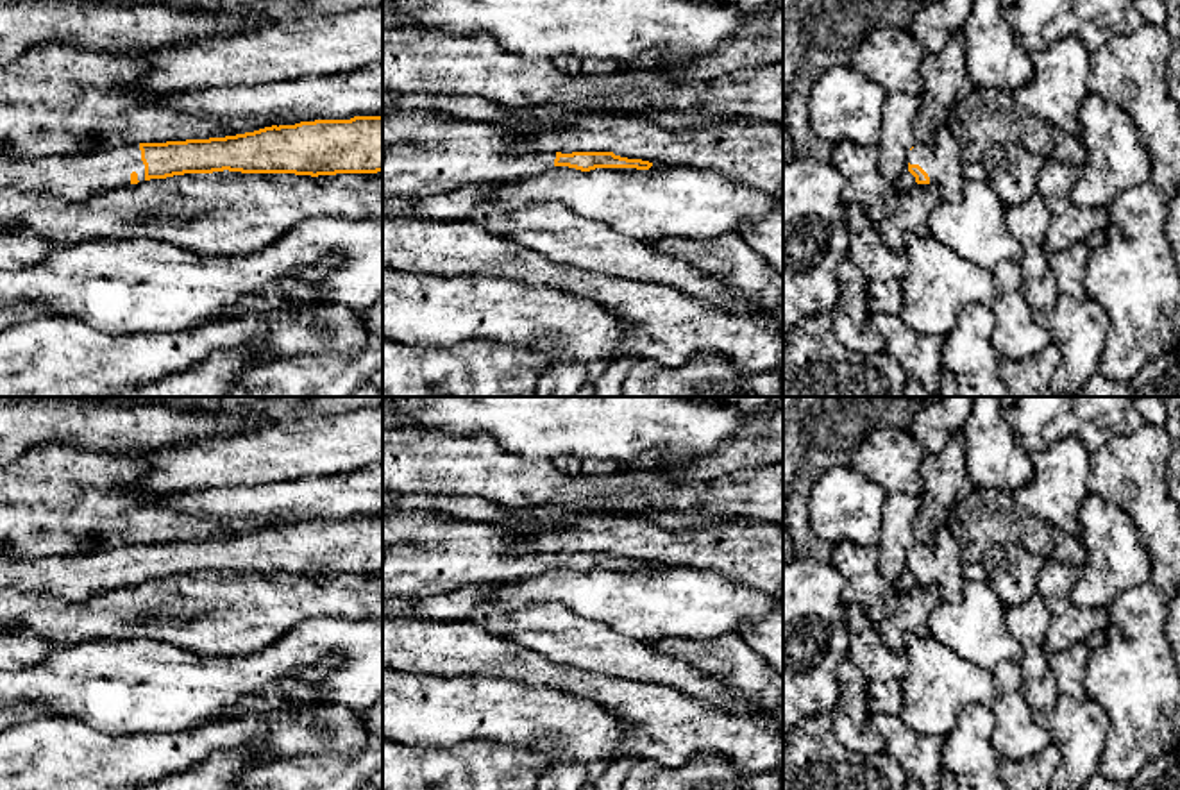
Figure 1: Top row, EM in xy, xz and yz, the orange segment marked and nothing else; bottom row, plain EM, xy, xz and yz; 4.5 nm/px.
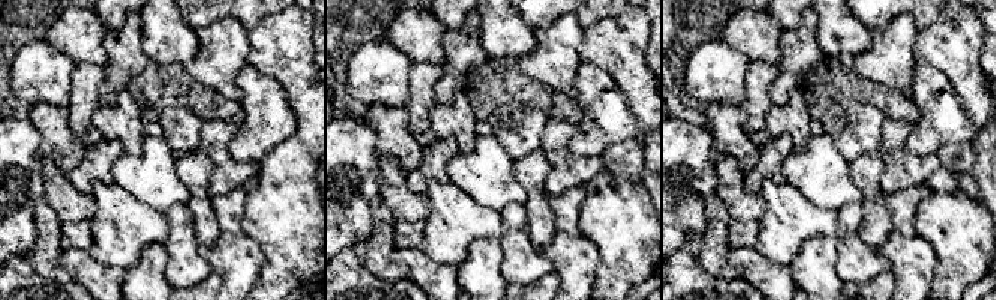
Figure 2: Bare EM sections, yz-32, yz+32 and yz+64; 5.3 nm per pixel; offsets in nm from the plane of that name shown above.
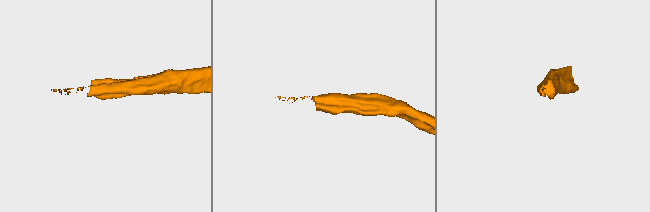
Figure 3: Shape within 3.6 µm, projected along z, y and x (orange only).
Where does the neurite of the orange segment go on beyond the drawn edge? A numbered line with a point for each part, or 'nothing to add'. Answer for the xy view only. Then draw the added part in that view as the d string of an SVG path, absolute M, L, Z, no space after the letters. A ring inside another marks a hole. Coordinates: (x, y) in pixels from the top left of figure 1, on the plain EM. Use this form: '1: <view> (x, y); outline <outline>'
1: xy (77, 576); outline M88 543L82 550L39 559L0 550L0 592L18 590L80 602L102 590L131 584L132 572L145 583L145 565L136 543Z

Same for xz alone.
nothing to add

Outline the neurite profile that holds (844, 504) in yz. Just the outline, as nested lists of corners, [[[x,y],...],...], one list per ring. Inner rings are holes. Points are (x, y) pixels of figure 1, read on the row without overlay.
[[[833,466],[813,481],[808,495],[812,531],[837,545],[849,540],[878,545],[887,492],[853,466]]]

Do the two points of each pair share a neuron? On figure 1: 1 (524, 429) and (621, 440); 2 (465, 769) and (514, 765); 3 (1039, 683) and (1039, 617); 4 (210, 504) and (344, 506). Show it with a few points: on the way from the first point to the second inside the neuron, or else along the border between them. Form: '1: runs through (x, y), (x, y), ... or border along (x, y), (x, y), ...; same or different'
1: runs through (547, 435), (598, 435); same
2: runs through (478, 769), (501, 769); same
3: runs through (1036, 667), (1034, 633); same
4: runs through (244, 503), (310, 503); same

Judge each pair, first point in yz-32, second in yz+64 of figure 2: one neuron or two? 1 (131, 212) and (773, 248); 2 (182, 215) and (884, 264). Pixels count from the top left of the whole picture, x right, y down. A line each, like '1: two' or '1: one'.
1: one
2: one

